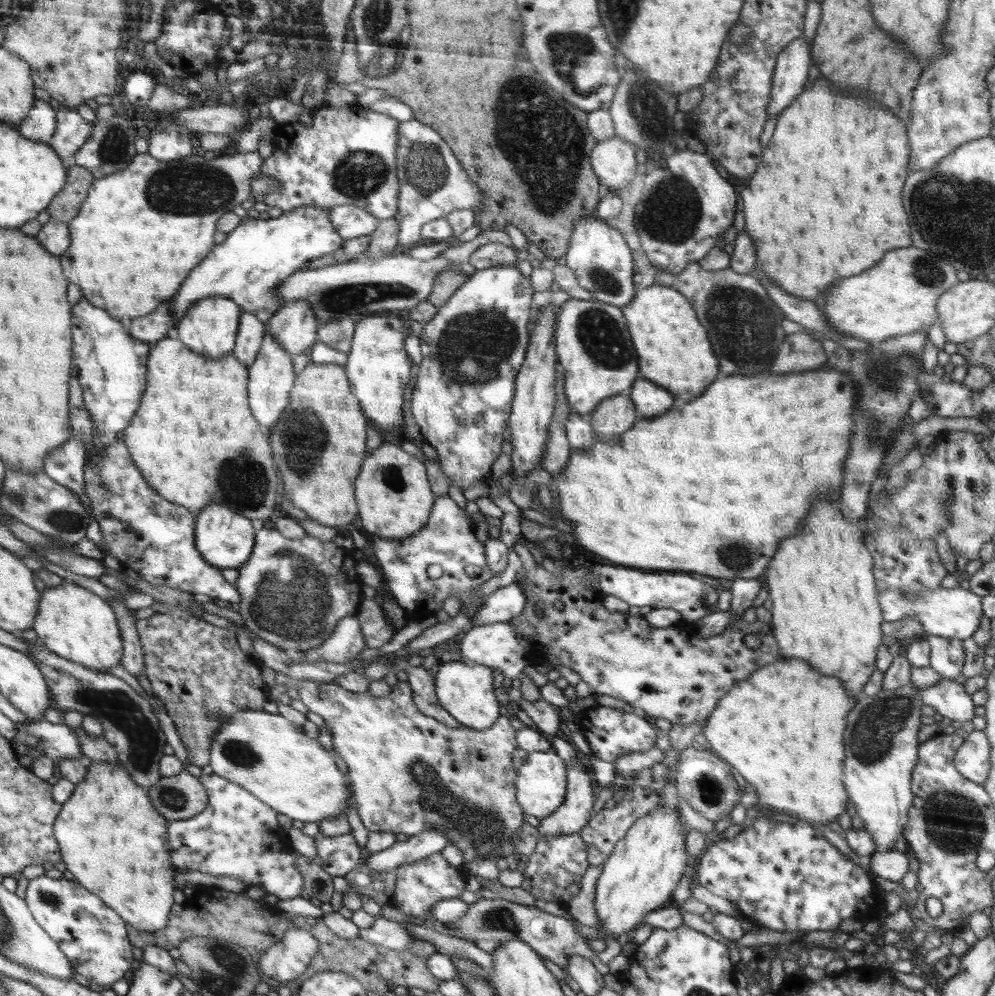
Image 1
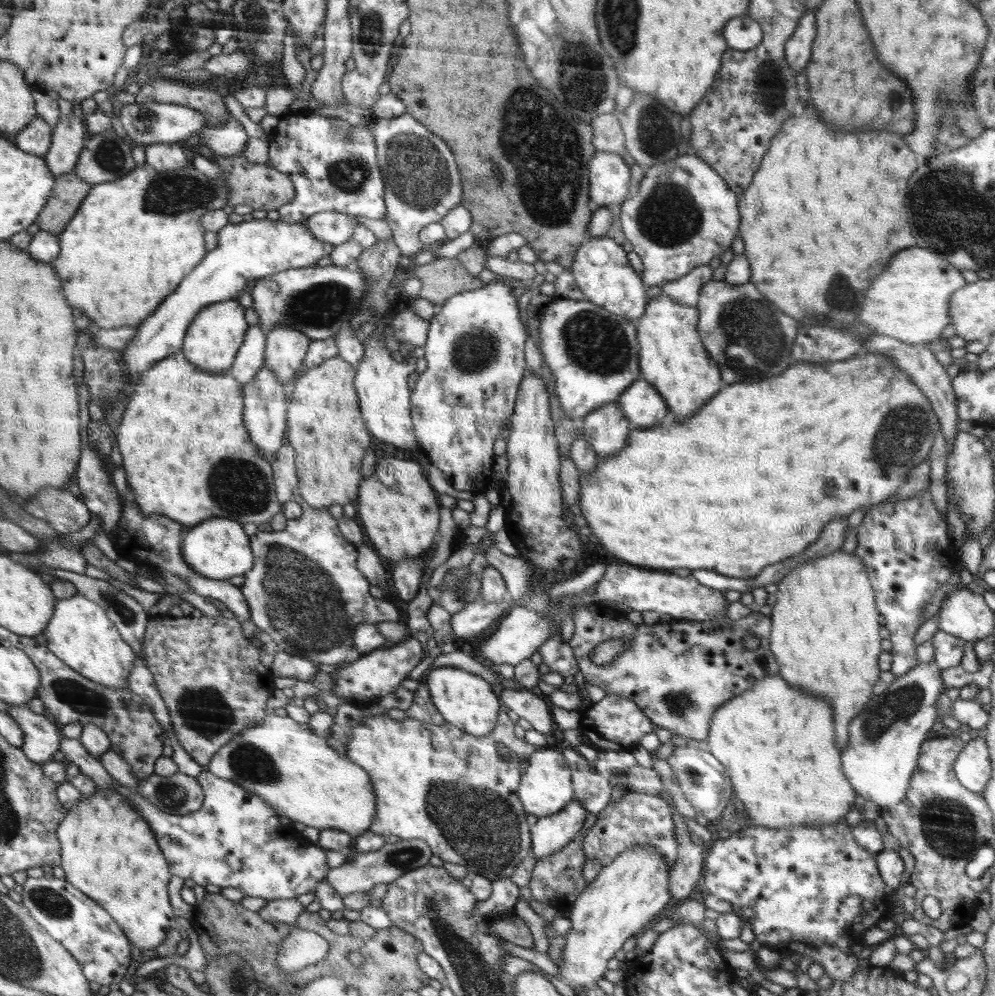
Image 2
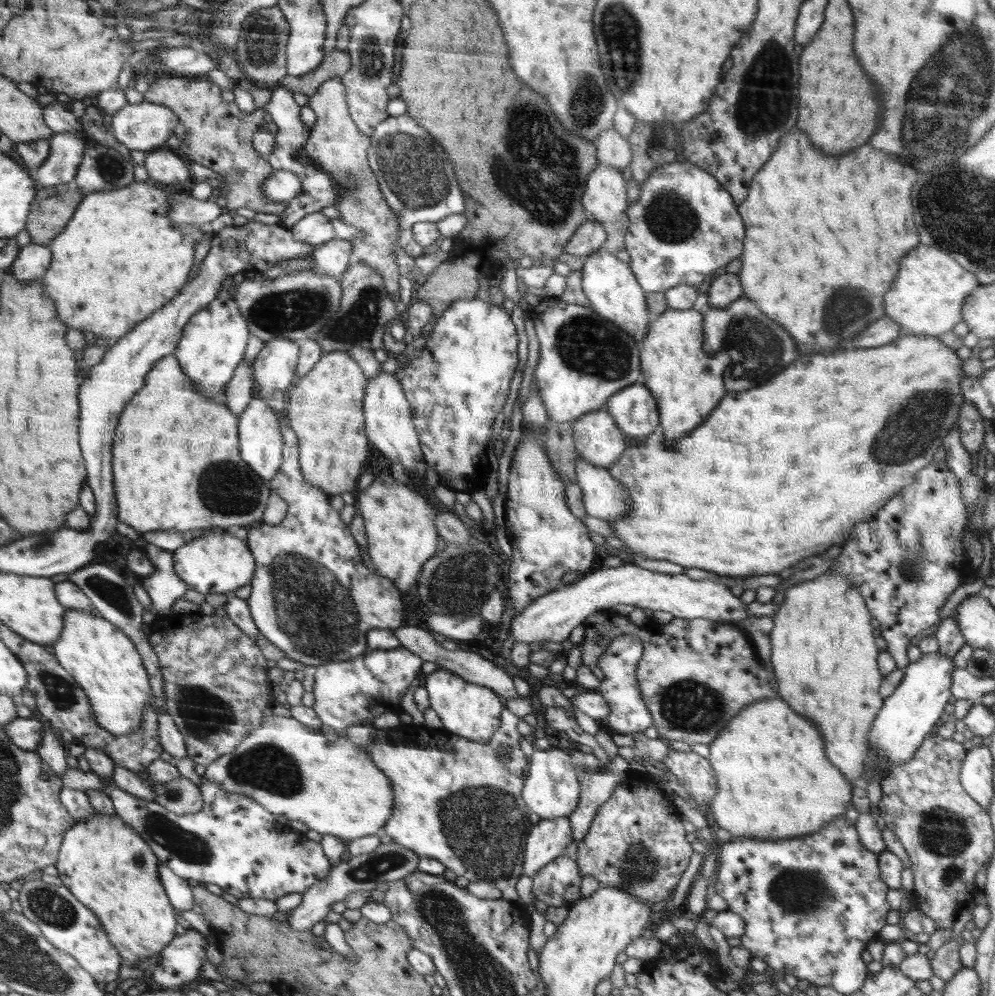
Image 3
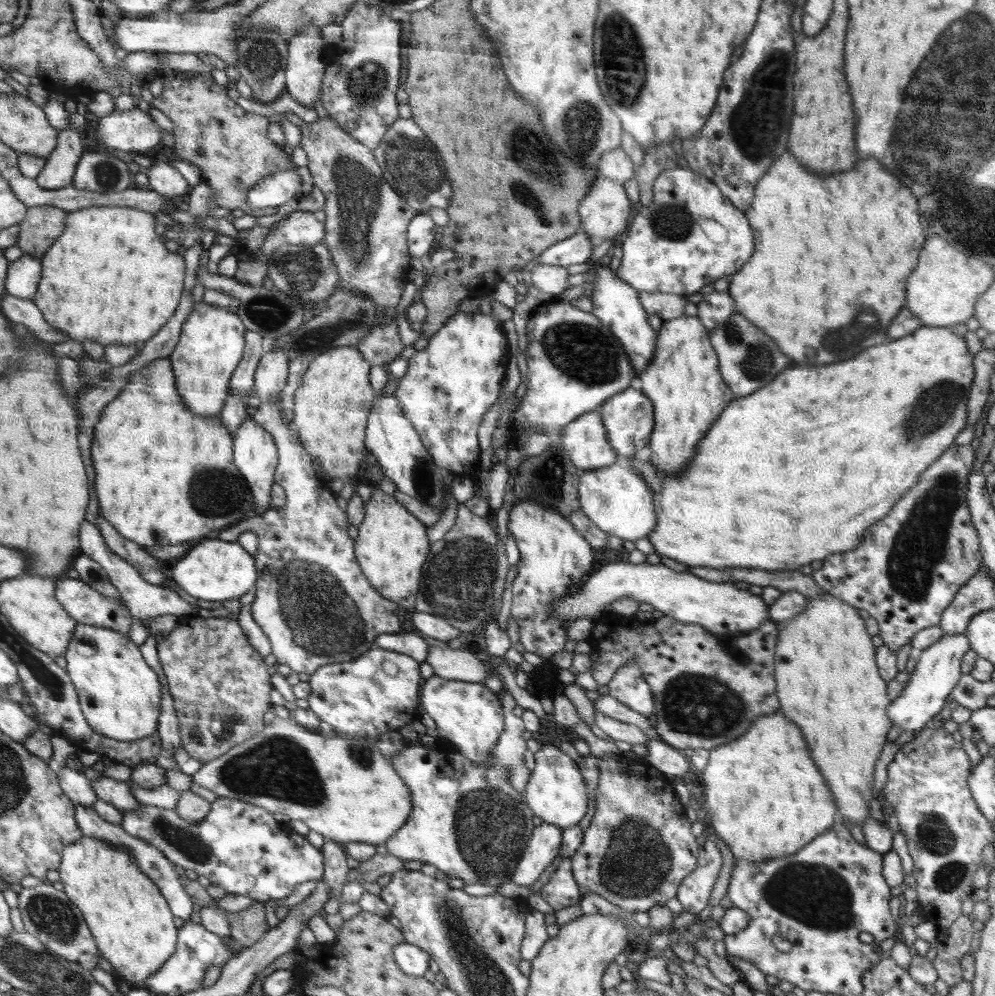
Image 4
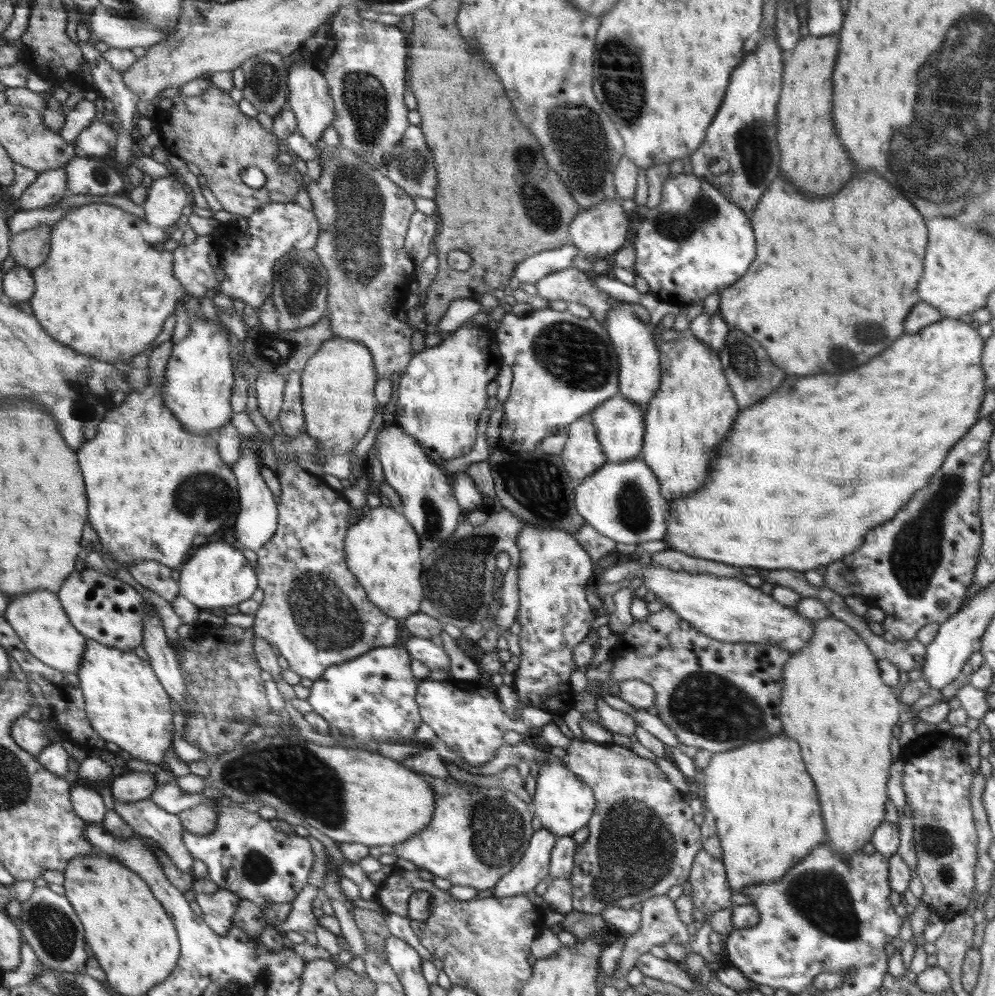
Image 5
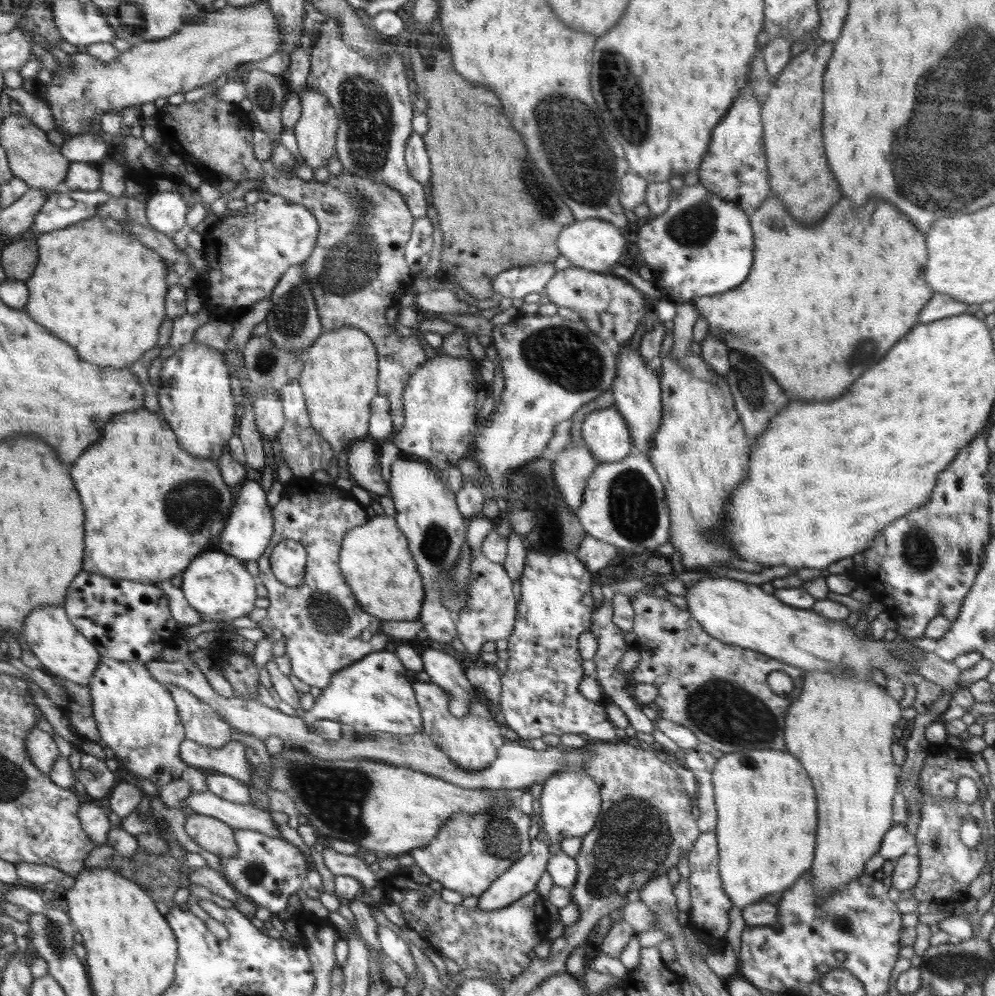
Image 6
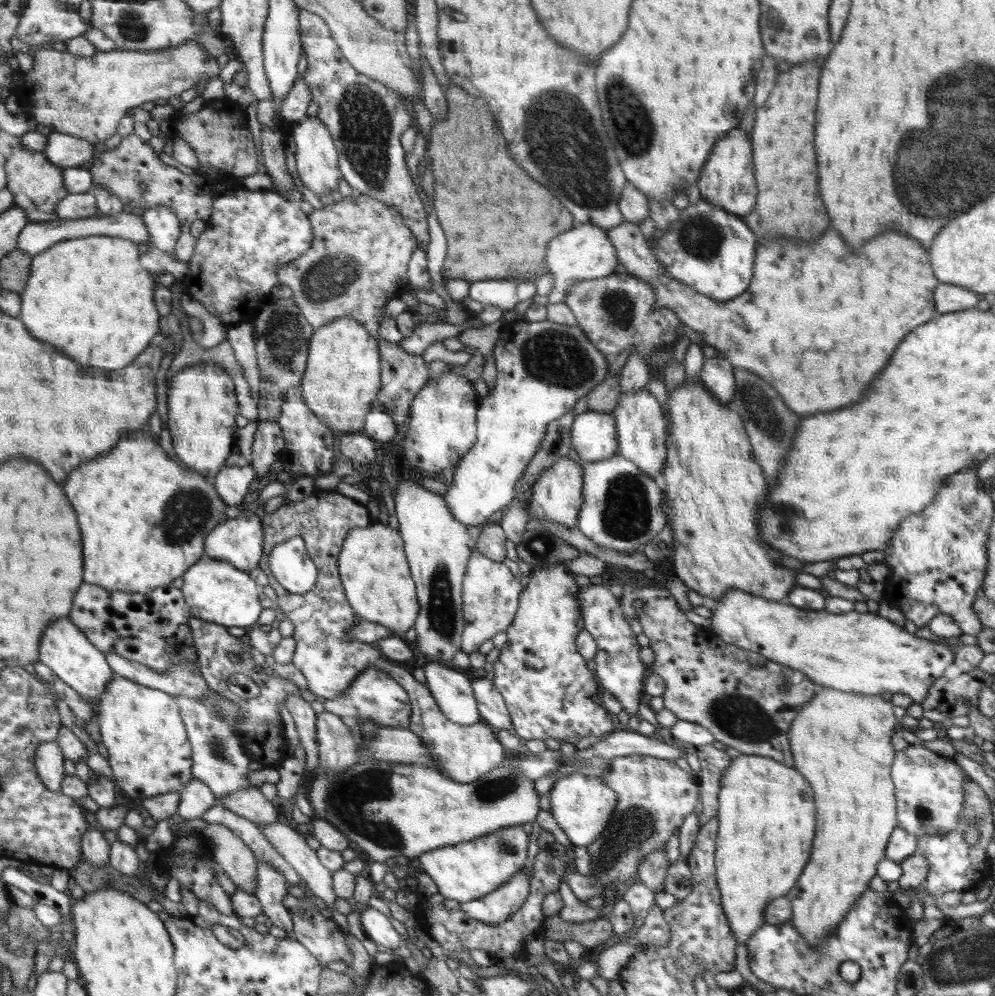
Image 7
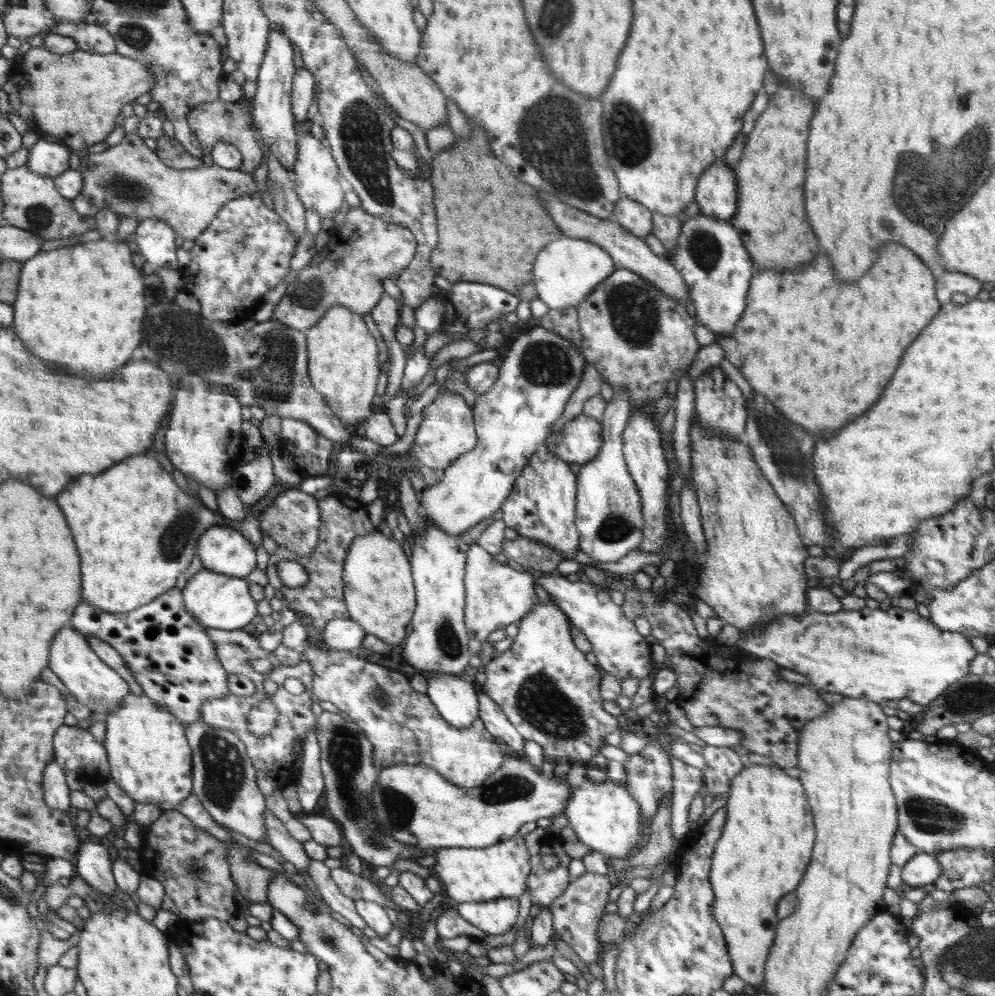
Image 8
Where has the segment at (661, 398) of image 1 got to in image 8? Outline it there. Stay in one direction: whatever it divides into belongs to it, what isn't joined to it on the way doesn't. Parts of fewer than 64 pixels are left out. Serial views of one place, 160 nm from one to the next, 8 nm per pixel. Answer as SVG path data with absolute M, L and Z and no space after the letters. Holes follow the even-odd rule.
M580 413L576 419L567 422L563 426L562 438L558 440L558 444L550 446L550 442L546 442L546 447L550 454L555 454L556 458L562 459L564 462L576 462L576 464L584 465L592 461L601 452L601 446L604 442L602 422Z

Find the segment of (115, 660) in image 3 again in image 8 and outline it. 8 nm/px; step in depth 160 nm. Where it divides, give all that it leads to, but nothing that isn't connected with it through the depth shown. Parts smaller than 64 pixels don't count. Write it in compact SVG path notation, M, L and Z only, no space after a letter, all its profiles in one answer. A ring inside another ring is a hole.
M128 693L122 706L107 714L105 749L108 751L110 774L118 787L135 803L160 806L162 811L177 811L193 791L193 753L184 724L161 702L146 695Z

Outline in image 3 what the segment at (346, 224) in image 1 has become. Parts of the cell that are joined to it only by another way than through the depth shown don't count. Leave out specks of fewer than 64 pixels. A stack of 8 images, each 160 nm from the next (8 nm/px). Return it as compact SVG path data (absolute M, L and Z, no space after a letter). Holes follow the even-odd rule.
M318 212L301 218L296 225L288 229L292 231L298 241L310 243L316 247L332 241L335 228L332 228L332 222L328 220L328 217L322 216L322 212Z

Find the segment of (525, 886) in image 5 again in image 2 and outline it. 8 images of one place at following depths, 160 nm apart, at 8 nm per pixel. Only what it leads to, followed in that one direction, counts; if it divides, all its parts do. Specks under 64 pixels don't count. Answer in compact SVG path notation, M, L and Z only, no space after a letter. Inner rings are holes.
M574 798L561 813L539 818L534 824L531 842L534 859L538 862L569 845L582 830L588 813L585 804Z

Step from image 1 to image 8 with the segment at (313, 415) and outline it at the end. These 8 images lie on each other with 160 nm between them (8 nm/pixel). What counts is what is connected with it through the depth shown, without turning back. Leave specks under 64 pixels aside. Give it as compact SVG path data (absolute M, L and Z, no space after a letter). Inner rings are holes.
M334 306L318 324L305 334L308 338L309 378L313 386L322 394L333 409L333 413L343 423L346 425L362 424L366 416L371 415L370 404L372 404L372 398L376 396L376 380L378 380L378 370L380 370L376 340L368 332L364 320L346 306Z

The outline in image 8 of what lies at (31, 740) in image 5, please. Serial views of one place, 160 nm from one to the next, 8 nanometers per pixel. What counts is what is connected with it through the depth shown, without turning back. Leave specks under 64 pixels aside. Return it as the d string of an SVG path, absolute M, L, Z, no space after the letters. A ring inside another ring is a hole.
M53 760L43 772L44 803L52 810L70 811L70 790L65 782L64 769Z

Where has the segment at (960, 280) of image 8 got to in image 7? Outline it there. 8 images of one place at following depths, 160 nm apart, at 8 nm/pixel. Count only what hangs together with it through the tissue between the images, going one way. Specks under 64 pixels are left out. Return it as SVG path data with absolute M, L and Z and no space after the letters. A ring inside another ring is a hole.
M939 283L934 289L934 312L937 315L970 310L978 305L978 294L963 286Z

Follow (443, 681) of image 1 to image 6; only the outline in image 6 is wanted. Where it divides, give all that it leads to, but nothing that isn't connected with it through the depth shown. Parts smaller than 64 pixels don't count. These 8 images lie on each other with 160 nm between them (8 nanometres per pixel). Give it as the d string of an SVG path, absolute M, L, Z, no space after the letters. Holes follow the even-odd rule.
M431 681L413 682L417 689L417 699L421 707L423 717L423 732L428 735L460 768L472 771L484 770L497 760L498 753L504 744L504 736L500 732L500 724L492 718L488 704L478 695L472 697L468 714L464 718L458 718L450 711L452 694L444 687Z

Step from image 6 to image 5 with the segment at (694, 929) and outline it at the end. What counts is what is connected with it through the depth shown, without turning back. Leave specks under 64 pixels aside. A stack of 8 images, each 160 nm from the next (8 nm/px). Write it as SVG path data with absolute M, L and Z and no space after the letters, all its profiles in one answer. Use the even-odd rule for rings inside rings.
M700 850L694 858L694 866L689 873L691 898L694 908L705 915L714 914L721 908L733 908L732 889L727 883L723 862Z

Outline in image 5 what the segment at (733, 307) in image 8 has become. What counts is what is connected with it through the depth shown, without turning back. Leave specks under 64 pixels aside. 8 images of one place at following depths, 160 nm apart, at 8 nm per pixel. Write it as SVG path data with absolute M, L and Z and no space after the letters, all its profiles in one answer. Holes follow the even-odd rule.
M670 173L662 187L660 204L651 209L645 208L643 212L646 218L640 224L634 241L634 275L641 276L647 282L651 288L650 293L660 302L690 306L709 294L722 292L722 289L733 285L750 268L756 256L756 241L749 215L730 202L729 198L722 196L709 182L694 174Z

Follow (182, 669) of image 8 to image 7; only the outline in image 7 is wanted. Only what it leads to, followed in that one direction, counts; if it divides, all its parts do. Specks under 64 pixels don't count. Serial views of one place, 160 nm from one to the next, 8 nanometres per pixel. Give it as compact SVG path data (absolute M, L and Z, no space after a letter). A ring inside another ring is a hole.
M82 583L68 617L98 650L139 662L154 672L166 672L175 664L197 661L197 648L189 625L191 616L191 607L186 604L182 591L172 585L160 586L150 594L124 594L120 590Z

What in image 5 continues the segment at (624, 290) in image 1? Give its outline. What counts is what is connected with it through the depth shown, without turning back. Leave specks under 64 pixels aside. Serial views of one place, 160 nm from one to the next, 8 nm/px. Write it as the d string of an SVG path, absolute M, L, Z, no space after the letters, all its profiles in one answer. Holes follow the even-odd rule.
M620 301L606 315L604 326L608 331L609 338L613 340L613 346L620 358L621 386L619 394L624 398L632 399L633 402L640 403L640 407L646 414L646 407L655 397L658 387L661 386L661 360L658 360L658 348L656 348L656 340L652 340L652 330L648 324L638 322L634 318L634 314L630 312L630 308Z

